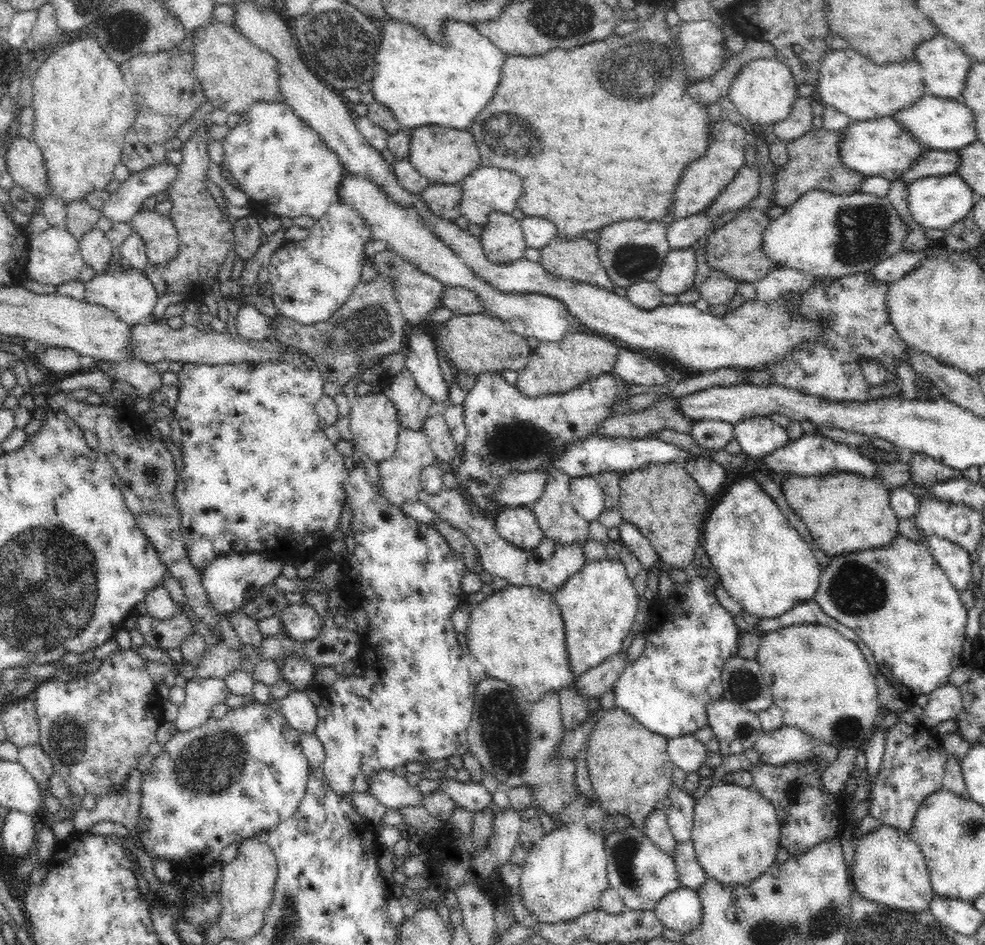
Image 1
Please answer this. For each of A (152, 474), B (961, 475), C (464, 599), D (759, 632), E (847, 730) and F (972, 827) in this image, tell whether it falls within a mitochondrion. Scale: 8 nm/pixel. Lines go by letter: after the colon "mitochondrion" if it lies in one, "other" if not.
A: mitochondrion
B: other
C: other
D: other
E: mitochondrion
F: mitochondrion

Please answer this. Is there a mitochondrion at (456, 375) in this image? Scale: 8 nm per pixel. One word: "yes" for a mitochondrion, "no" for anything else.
no

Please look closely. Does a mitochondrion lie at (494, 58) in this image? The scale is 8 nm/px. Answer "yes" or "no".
no

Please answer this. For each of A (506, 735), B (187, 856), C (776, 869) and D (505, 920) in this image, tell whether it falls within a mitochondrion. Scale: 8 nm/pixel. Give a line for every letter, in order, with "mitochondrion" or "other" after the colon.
A: mitochondrion
B: other
C: other
D: other

